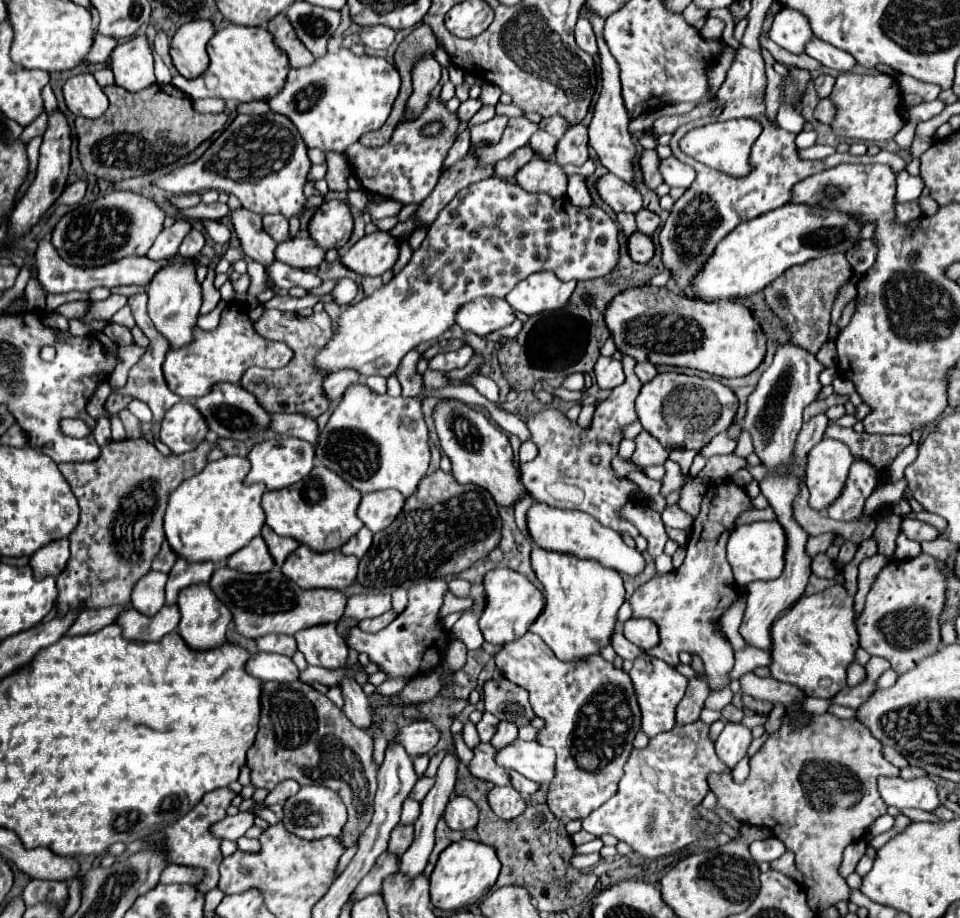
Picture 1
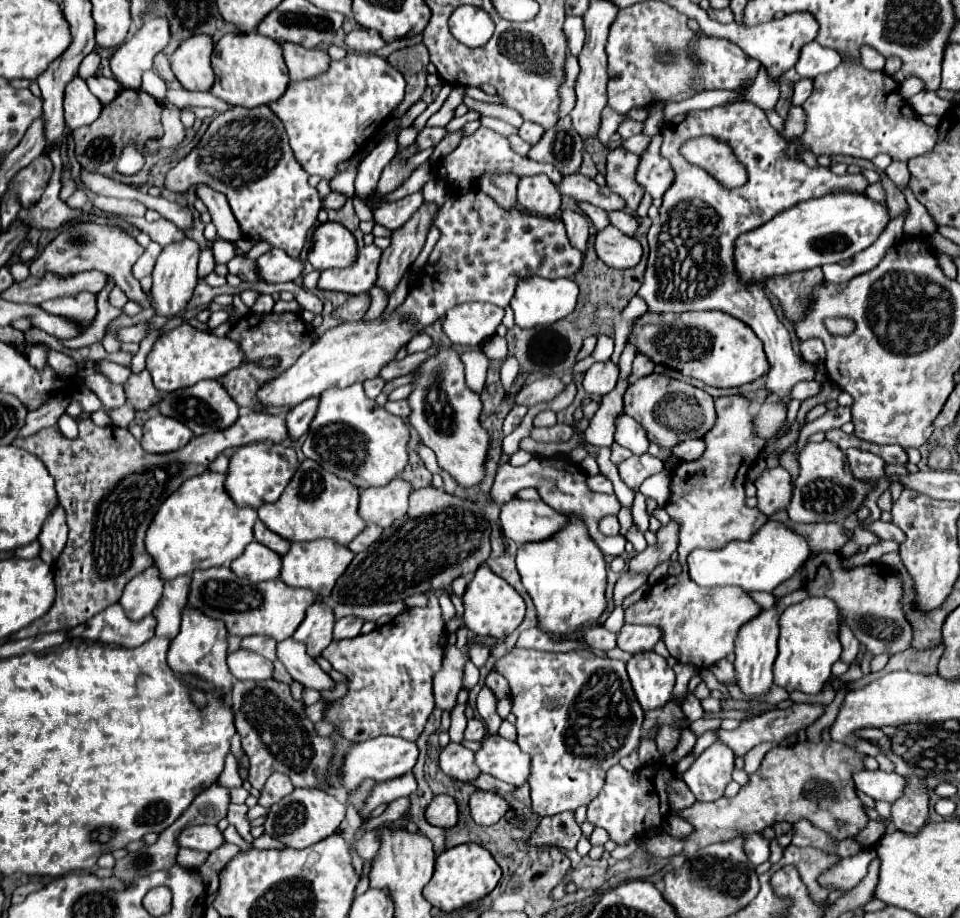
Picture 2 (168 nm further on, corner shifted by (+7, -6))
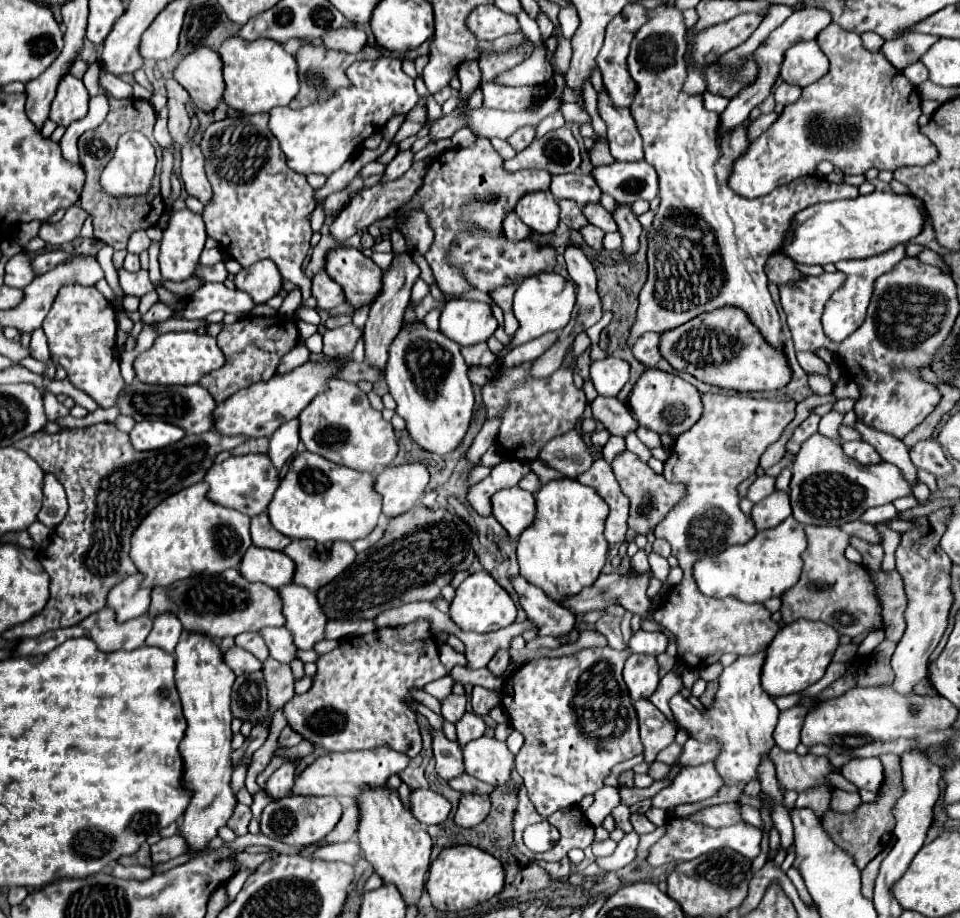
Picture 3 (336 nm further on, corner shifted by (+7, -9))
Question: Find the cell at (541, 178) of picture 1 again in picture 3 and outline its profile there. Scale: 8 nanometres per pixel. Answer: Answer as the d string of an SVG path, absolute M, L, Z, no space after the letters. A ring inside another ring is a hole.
M549 190L525 194L517 202L515 212L531 230L537 230L539 234L549 234L559 224L559 204Z

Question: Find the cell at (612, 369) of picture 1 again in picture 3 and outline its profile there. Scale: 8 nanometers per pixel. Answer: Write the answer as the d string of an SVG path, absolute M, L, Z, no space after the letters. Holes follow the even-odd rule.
M607 356L591 364L591 382L601 396L617 396L629 380L629 364L621 358Z

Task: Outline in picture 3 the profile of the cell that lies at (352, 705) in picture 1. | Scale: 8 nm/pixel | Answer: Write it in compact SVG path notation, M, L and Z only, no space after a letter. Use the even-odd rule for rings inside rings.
M263 628L261 636L267 642L271 656L283 664L297 660L297 646L293 644L293 634L287 628Z

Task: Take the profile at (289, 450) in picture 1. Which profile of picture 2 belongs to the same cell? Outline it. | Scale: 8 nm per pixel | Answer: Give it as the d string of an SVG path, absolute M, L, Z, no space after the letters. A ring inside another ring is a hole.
M251 443L245 447L239 447L233 457L229 459L227 479L225 479L225 491L239 507L251 507L259 509L265 503L273 503L279 499L283 489L287 487L289 479L293 477L299 461L291 445L287 443Z

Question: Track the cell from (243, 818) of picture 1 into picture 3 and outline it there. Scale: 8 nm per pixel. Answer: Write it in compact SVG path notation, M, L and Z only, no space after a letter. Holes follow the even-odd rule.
M173 834L171 838L161 838L157 844L151 846L153 862L167 862L167 860L177 858L187 852L189 852L189 846L185 844L181 834Z

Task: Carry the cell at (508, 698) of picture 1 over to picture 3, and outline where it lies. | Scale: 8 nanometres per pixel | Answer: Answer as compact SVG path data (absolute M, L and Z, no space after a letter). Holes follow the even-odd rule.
M503 650L503 652L497 652L497 654L493 656L493 660L489 662L487 668L489 668L497 678L503 678L505 672L507 672L507 668L509 668L509 664L511 664L511 660L509 660L509 652Z

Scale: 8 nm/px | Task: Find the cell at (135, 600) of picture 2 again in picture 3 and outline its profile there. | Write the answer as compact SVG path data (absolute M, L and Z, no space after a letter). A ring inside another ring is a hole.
M137 572L133 576L127 576L123 582L119 582L117 588L111 588L107 596L107 606L115 610L119 622L127 622L131 618L147 614L151 590L141 588L141 580L143 576Z

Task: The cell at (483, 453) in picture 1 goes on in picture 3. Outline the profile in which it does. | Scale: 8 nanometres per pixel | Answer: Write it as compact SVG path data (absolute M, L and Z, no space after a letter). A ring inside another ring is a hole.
M423 322L401 328L389 350L385 380L397 402L395 412L407 422L411 438L421 448L443 456L461 444L473 418L473 386L457 342L439 330L427 330Z

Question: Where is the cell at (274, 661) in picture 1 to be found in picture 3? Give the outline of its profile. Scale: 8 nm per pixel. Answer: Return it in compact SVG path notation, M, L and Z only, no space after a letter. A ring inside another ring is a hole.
M233 646L233 648L229 648L229 650L225 652L225 662L227 662L227 666L229 666L237 676L241 676L241 674L251 674L251 672L257 672L257 670L263 668L263 664L261 664L251 652L245 652L243 648L237 648L237 646Z

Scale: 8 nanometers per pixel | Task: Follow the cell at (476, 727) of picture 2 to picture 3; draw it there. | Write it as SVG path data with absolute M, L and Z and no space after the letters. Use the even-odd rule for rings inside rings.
M467 712L467 714L455 724L455 728L457 728L457 740L459 740L459 744L463 746L463 744L467 744L467 742L477 740L477 738L483 736L483 732L485 732L485 722L483 722L481 716L477 716L477 714L473 714L473 712Z

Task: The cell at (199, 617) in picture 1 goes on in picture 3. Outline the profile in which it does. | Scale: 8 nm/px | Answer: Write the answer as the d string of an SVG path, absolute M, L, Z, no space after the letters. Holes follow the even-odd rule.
M189 632L175 648L175 684L183 702L183 714L187 720L185 738L179 744L185 760L183 782L193 790L193 798L185 810L181 834L185 836L191 852L203 850L217 830L227 824L237 804L229 780L231 780L231 686L235 674L225 668L221 660L225 652L209 638Z

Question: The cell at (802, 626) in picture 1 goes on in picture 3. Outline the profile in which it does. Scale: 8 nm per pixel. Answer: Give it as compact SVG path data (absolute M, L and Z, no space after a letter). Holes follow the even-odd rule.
M797 620L787 624L777 632L773 642L769 644L761 684L771 696L787 696L805 690L823 678L835 650L839 646L839 634L829 628L829 624L821 624L821 620Z

